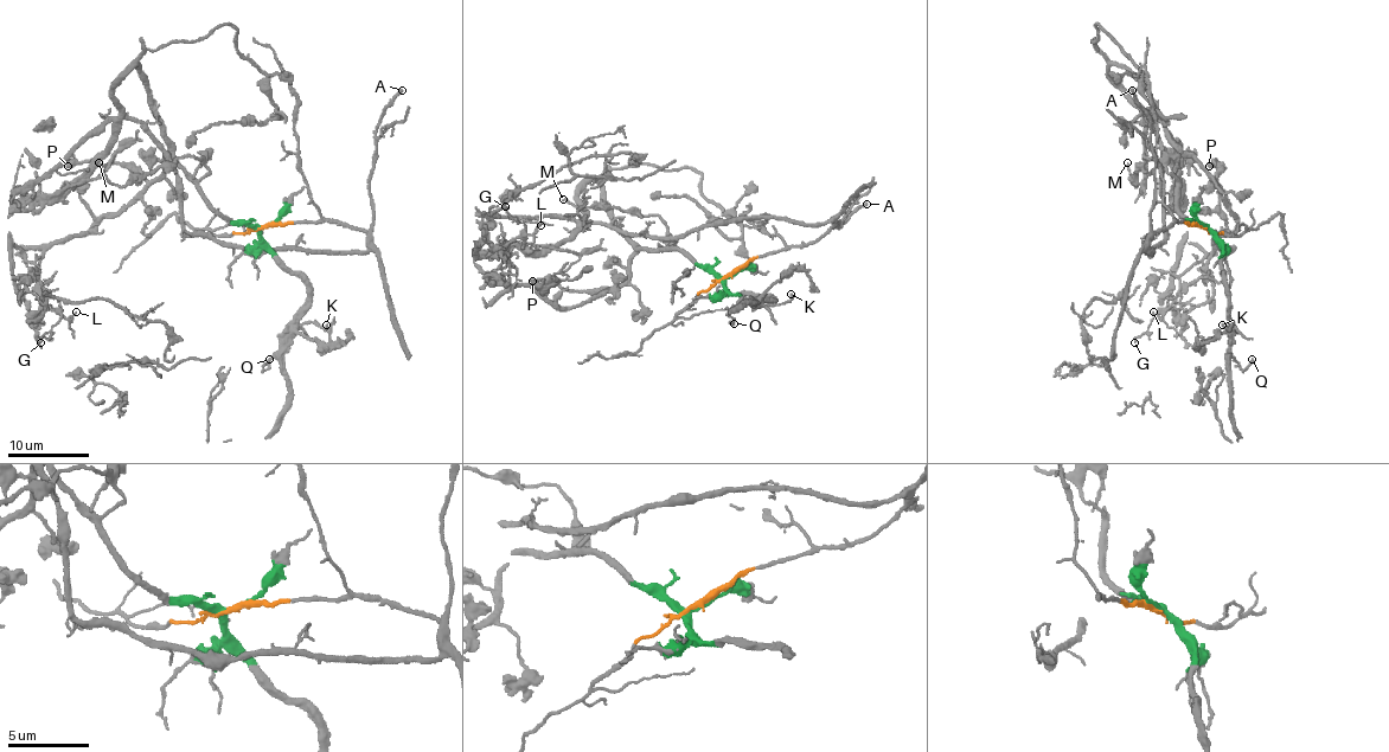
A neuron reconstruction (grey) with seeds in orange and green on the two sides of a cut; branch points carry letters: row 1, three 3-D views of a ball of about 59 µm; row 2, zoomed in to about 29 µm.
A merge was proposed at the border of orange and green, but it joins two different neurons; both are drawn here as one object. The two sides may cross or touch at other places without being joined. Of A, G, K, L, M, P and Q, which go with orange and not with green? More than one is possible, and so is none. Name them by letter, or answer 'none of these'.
A

